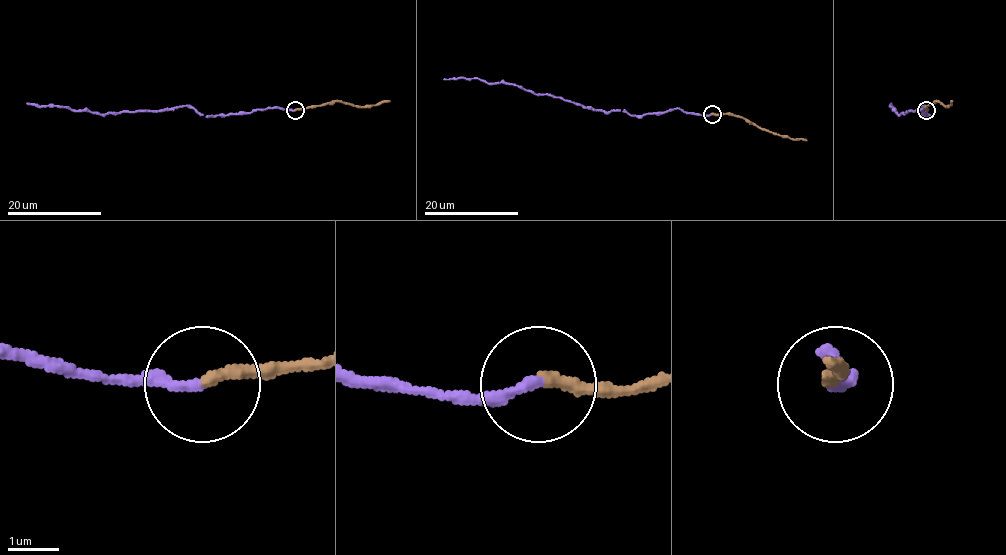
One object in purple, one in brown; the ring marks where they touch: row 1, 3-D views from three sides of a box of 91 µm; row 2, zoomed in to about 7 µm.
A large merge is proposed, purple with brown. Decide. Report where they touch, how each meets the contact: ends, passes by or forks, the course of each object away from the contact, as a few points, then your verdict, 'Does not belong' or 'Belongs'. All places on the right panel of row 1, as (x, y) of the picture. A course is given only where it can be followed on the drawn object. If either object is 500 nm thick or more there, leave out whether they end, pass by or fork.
Place: (926, 110). At the ring purple ends. At the ring brown ends. Course of purple: (926, 110), (920, 109), (927, 115), (922, 116), (922, 106), (916, 110), (898, 114), (890, 103). Course of brown: (926, 110), (929, 103), (936, 101), (947, 107), (952, 101). Belongs

